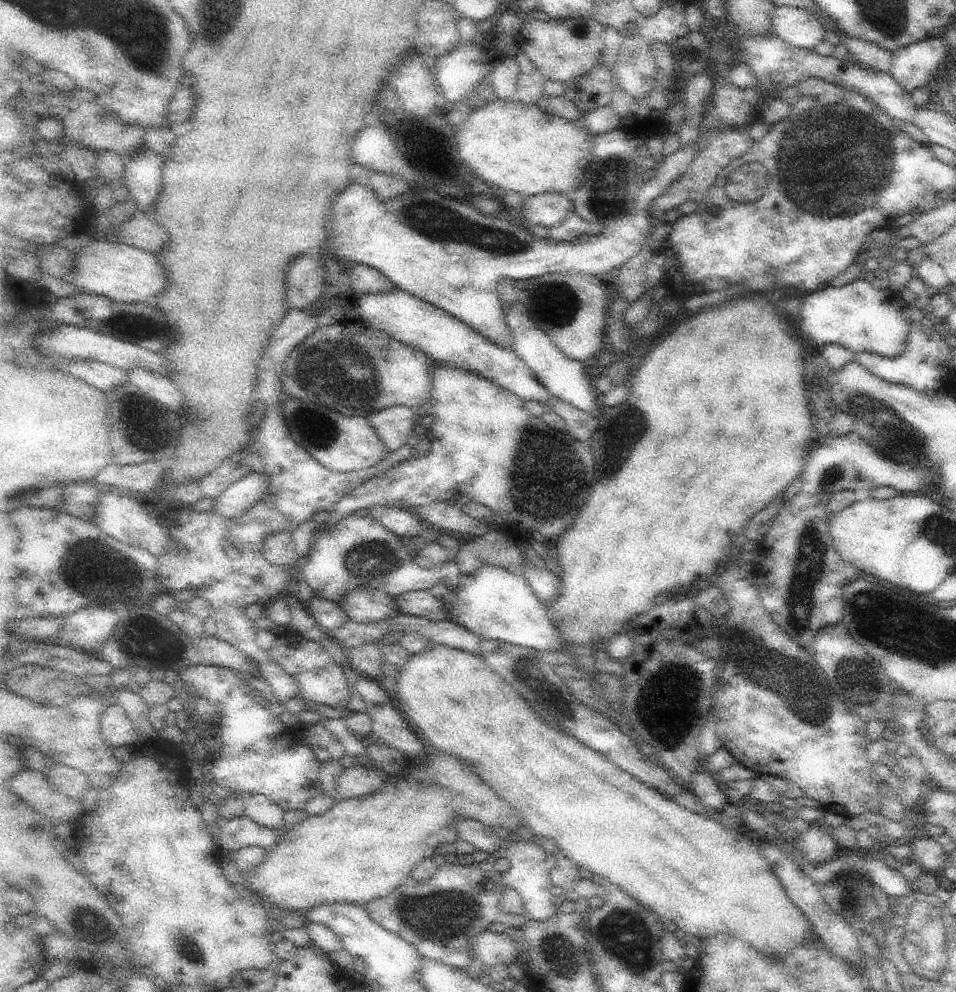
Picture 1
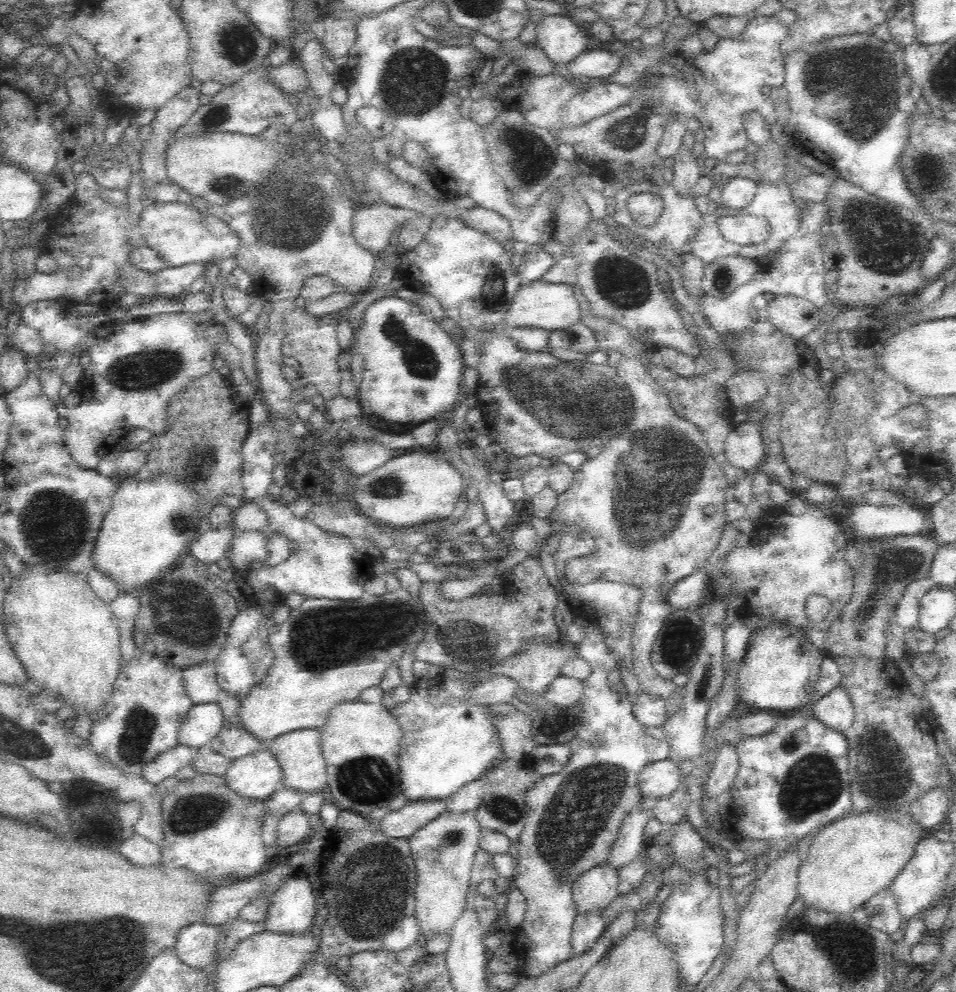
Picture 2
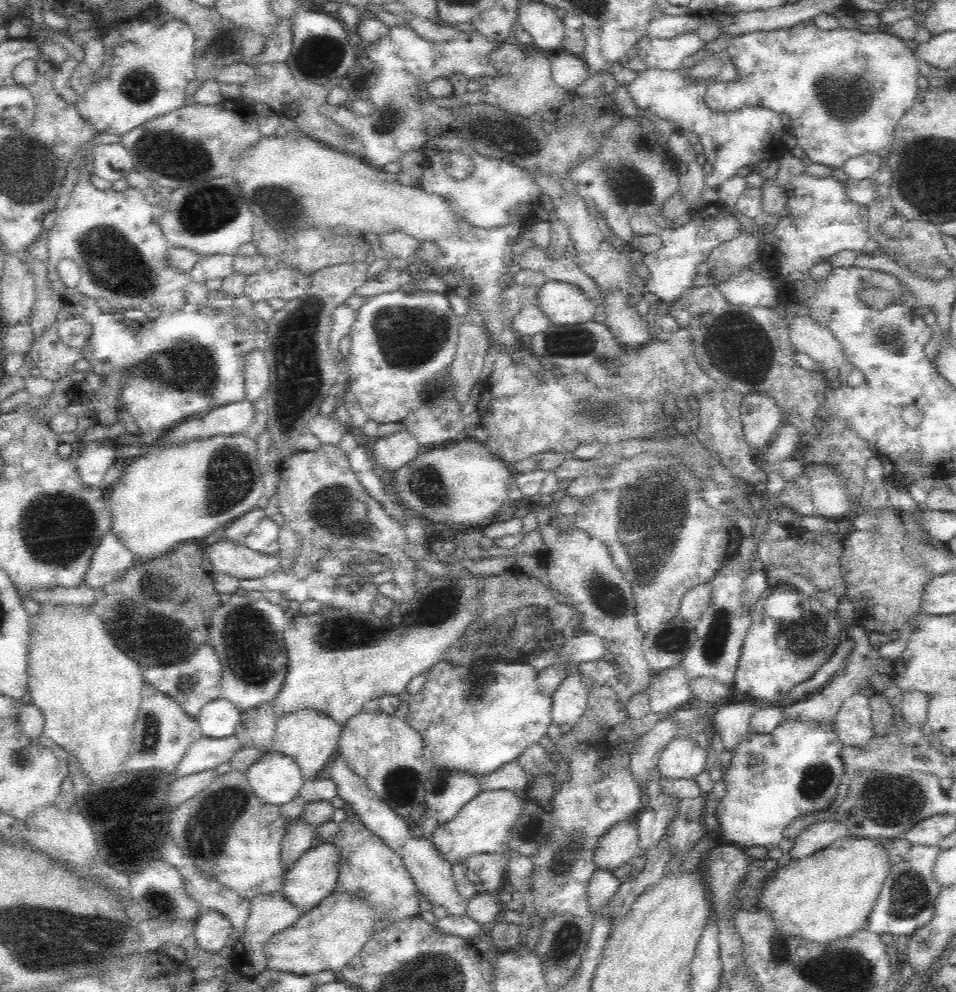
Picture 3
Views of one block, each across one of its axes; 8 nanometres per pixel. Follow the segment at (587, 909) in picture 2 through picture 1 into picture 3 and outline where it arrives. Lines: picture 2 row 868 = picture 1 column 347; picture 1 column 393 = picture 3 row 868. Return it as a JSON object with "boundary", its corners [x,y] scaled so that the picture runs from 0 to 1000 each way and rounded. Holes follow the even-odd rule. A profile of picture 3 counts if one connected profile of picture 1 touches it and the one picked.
{"boundary":[[[664,827],[642,831],[630,845],[620,861],[628,877],[643,878],[653,870],[662,870],[671,860]]]}

